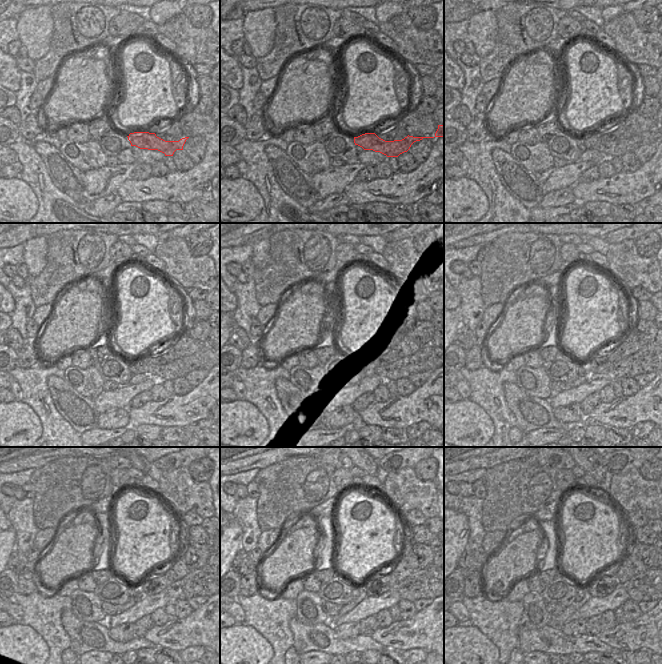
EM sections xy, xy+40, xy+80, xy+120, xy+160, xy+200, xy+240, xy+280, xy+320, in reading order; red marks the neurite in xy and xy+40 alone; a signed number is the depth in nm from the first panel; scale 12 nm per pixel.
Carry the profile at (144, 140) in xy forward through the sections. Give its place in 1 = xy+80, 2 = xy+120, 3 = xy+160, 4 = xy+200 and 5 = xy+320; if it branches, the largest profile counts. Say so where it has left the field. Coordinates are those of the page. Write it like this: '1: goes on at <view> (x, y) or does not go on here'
1: goes on at xy+80 (594, 141)
2: goes on at xy+120 (199, 360)
3: goes on at xy+160 (422, 361)
4: goes on at xy+200 (647, 360)
5: goes on at xy+320 (647, 586)

